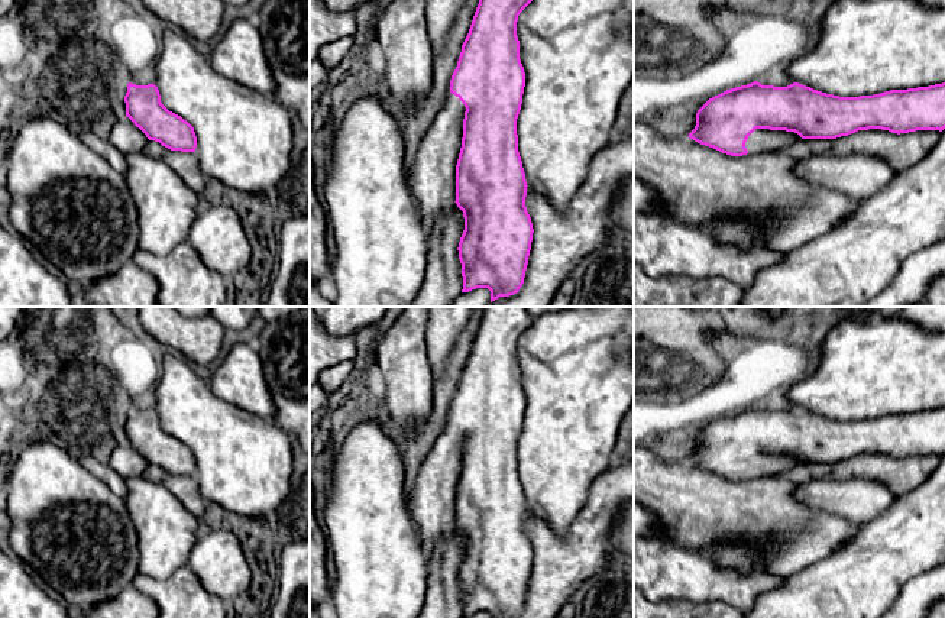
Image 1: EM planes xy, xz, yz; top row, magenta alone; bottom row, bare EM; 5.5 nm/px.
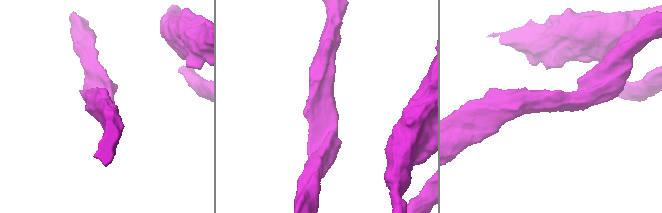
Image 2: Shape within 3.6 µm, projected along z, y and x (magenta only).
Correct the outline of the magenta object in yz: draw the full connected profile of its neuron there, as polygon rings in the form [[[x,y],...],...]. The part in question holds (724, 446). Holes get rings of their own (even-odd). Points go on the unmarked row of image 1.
[[[754,405],[709,423],[696,437],[696,450],[687,462],[731,481],[780,476],[803,463],[836,463],[858,454],[881,453],[891,457],[945,453],[945,407],[907,414],[890,414],[873,420],[839,421],[793,407],[787,411],[763,410]]]

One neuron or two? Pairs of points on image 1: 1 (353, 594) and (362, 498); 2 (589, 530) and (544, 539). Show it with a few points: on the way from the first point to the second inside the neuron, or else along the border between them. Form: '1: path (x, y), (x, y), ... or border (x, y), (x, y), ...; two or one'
1: path (362, 570), (362, 521); one
2: path (578, 537), (568, 547), (556, 547); one

